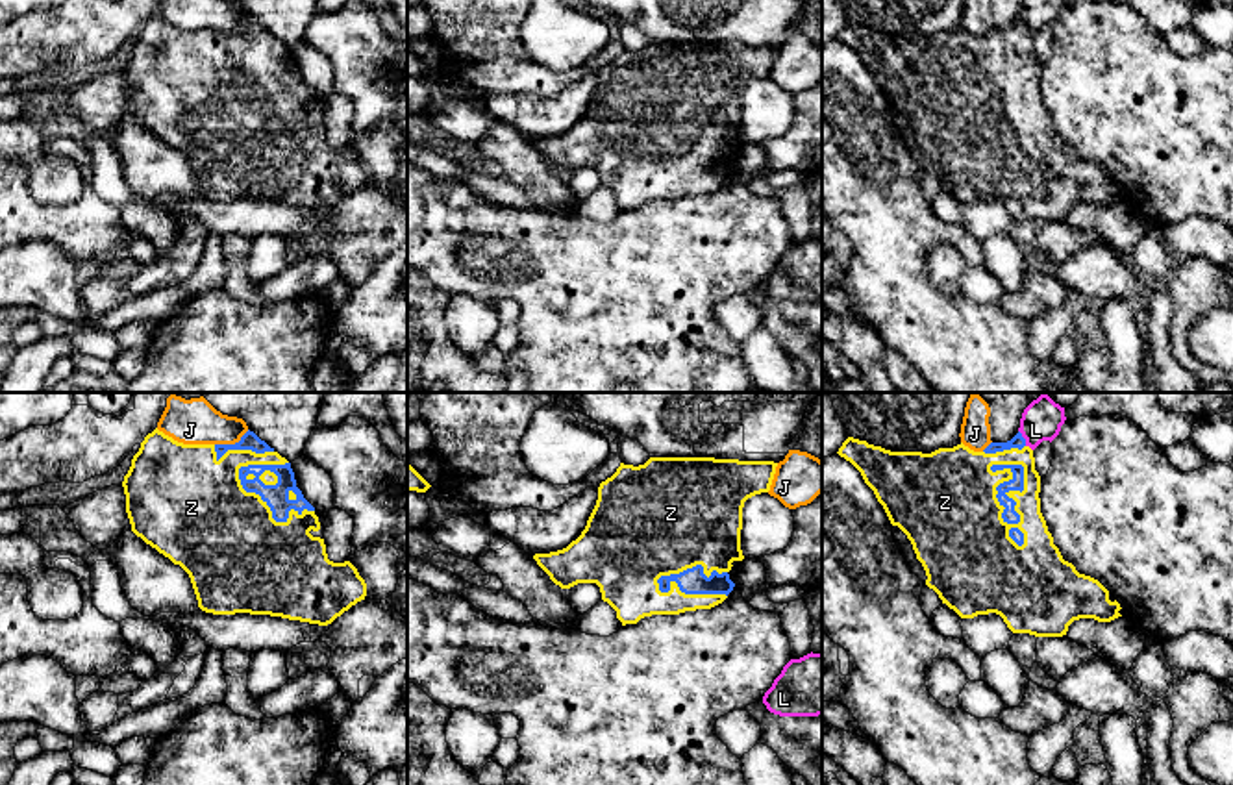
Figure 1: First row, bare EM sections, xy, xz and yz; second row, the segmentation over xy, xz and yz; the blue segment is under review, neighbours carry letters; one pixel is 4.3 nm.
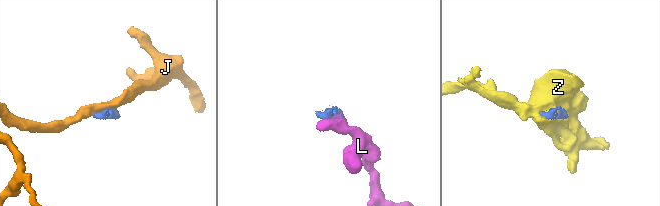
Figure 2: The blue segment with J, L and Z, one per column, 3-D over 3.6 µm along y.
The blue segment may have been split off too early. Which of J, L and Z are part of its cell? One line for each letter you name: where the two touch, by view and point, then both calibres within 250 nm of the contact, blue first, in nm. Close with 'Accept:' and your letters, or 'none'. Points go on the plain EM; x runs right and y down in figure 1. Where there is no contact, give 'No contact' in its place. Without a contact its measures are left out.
Z: Touches blue at yz (996, 82). Thickness 70 nm (blue) against 440 nm
Accept: Z

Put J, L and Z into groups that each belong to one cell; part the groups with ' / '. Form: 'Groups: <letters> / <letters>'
Groups: J / L / Z

